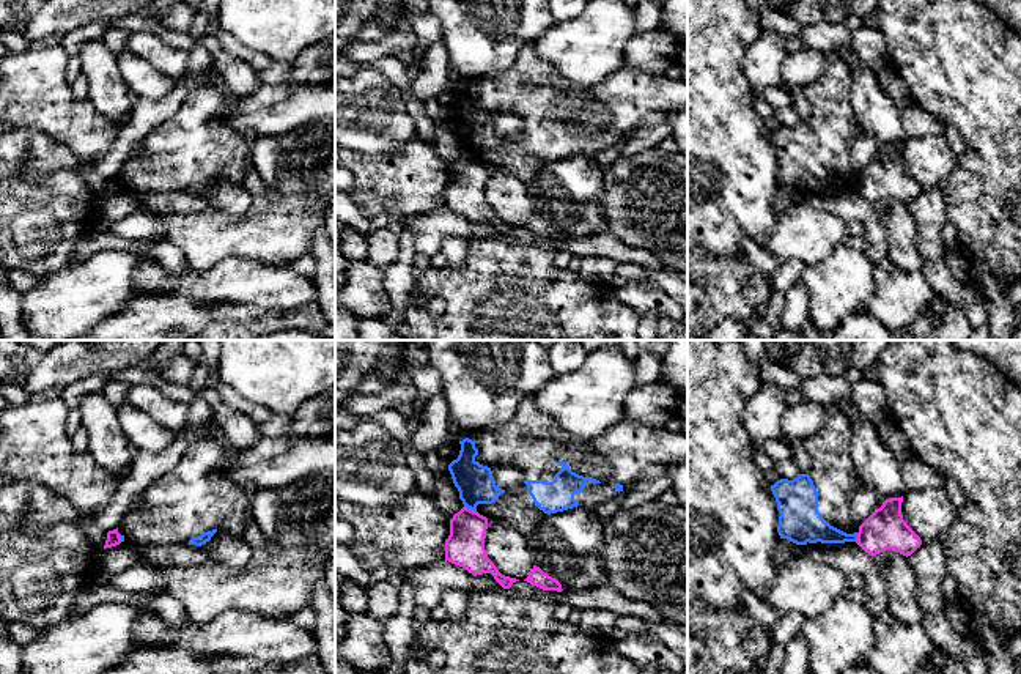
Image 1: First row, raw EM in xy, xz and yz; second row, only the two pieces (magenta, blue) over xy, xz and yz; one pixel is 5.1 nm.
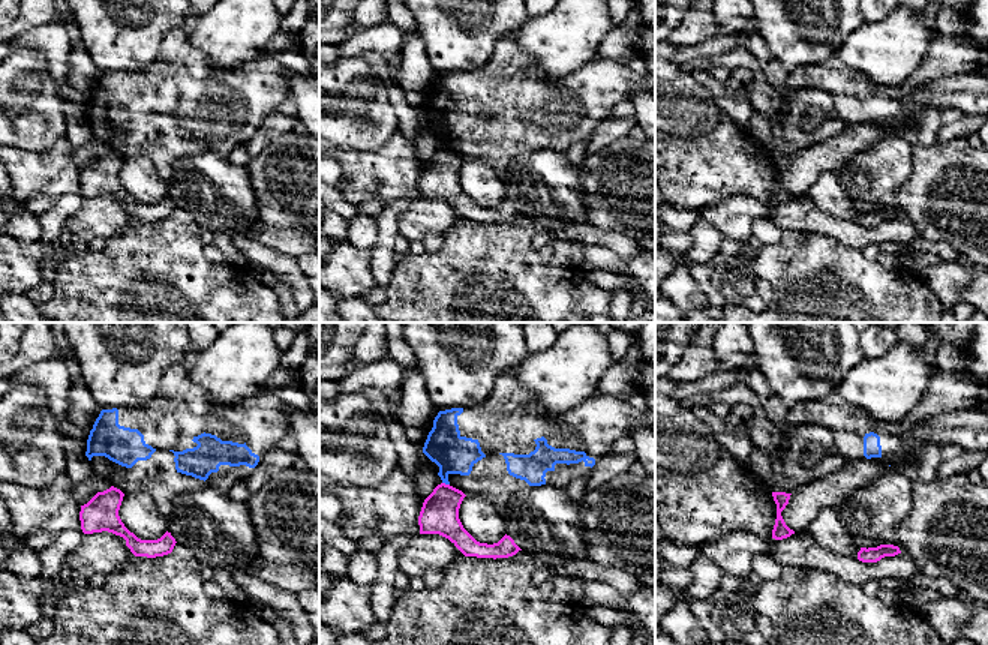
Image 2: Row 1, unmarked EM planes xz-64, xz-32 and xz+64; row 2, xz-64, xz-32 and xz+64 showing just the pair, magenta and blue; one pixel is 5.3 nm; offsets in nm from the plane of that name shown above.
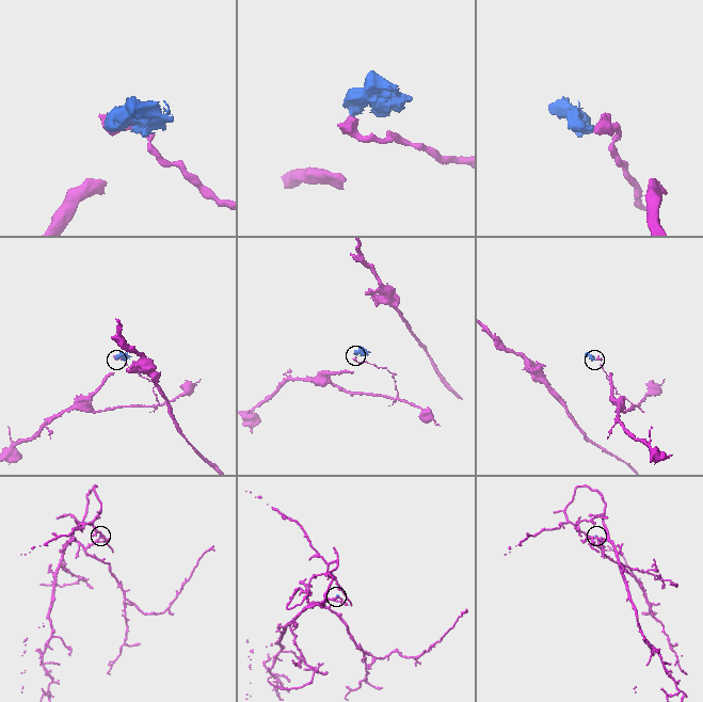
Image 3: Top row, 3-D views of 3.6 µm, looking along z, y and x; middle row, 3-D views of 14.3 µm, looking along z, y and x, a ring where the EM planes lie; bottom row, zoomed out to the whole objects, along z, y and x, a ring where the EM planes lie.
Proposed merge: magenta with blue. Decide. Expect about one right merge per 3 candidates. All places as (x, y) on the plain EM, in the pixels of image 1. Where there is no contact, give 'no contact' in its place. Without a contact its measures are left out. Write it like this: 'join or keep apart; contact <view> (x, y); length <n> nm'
keep apart; contact xz (469, 156); length 70 nm

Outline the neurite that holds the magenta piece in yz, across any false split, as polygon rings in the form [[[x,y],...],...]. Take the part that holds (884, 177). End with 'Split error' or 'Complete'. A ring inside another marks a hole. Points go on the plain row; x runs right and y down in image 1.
[[[890,145],[859,173],[856,191],[870,203],[886,197],[911,203],[920,192],[920,184],[906,172],[901,162],[901,145]]]. Complete

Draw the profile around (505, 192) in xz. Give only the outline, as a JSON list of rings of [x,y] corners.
[[[508,170],[486,176],[485,197],[497,217],[510,225],[525,227],[535,213],[527,184]]]

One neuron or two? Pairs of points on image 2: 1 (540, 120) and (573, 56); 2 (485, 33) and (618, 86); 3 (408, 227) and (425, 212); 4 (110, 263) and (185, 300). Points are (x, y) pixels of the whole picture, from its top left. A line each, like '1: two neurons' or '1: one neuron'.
1: two neurons
2: two neurons
3: one neuron
4: one neuron

